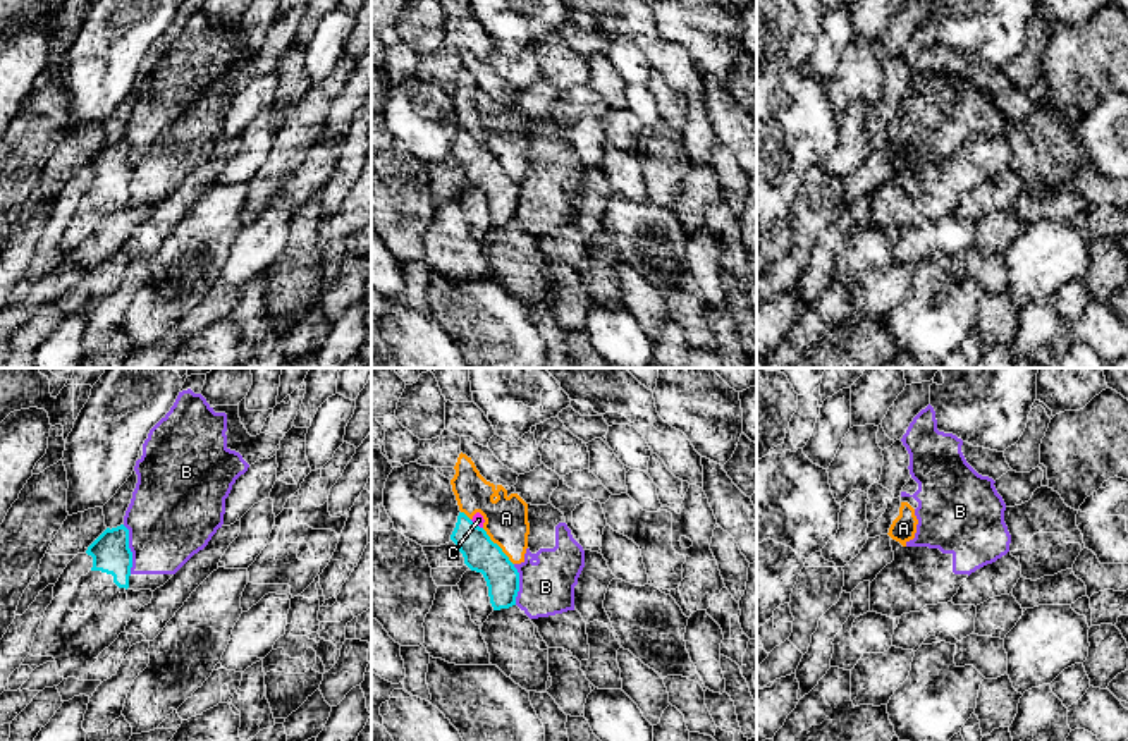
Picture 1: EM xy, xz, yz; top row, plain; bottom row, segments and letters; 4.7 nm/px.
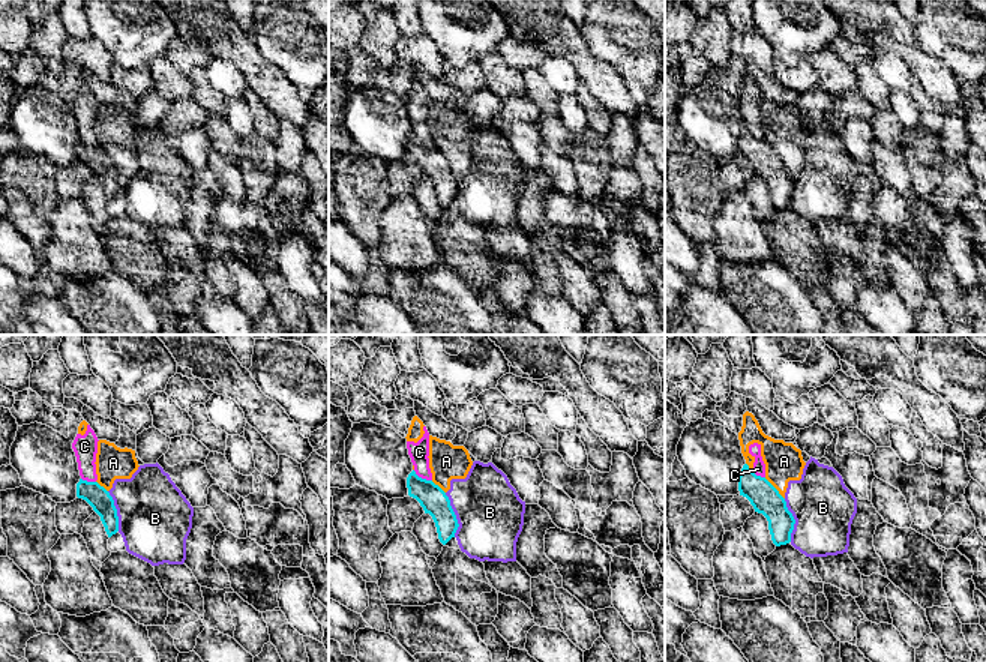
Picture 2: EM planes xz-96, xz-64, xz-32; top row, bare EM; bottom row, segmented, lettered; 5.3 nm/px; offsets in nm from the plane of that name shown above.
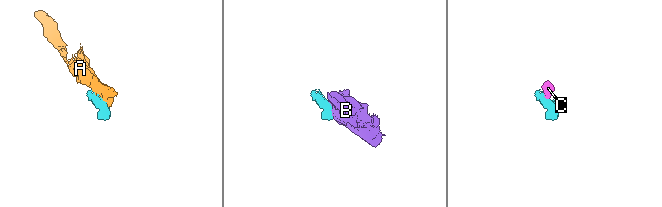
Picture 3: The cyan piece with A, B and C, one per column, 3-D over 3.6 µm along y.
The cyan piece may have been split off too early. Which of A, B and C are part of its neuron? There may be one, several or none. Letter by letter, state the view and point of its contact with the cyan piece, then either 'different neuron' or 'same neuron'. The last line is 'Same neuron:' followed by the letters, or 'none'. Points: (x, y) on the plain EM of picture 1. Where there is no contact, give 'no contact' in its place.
A: xz (499, 162) | different neuron
B: xy (129, 164) | different neuron
C: xz (475, 140) | different neuron
Same neuron: none

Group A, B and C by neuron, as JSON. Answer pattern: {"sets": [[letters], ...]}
{"sets": [["A", "B", "C"]]}

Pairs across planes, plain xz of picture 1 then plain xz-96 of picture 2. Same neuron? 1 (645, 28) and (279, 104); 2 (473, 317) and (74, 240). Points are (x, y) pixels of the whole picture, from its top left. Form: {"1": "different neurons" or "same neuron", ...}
{"1": "same neuron", "2": "different neurons"}

